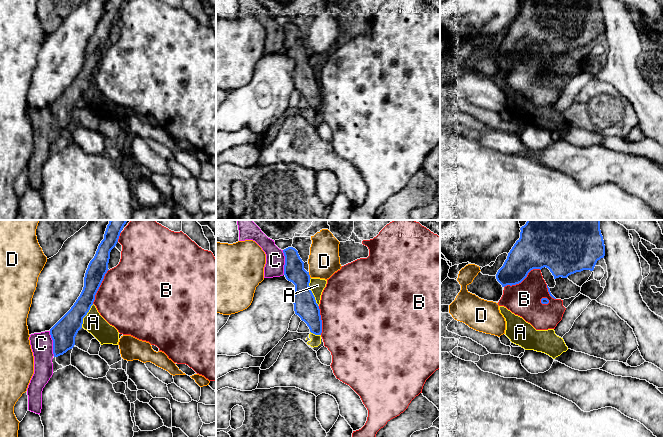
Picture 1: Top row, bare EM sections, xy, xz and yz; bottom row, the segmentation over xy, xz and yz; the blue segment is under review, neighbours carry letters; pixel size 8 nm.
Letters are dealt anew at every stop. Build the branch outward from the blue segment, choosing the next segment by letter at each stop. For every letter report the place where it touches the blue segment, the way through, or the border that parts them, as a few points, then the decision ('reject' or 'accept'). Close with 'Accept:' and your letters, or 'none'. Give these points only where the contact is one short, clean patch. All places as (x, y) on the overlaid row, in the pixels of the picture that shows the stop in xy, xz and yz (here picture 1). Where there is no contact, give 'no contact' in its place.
A: meets blue in xz at (311, 292); border along xz (310, 278), (310, 290), (318, 306); reject
B: meets blue in yz at (522, 280); reject
C: meets blue in xy at (53, 343); reject
D: meets blue in xz at (309, 275); reject
Accept: none

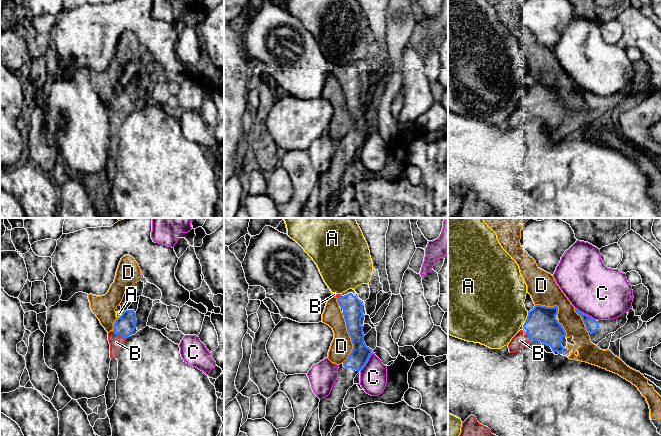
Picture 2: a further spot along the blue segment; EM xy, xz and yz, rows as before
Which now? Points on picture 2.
A: meets blue in yz at (527, 317); reject
B: meets blue in xy at (119, 335); accept
C: meets blue in yz at (585, 314); reject
D: meets blue in xz at (351, 340); reject
Accept: B

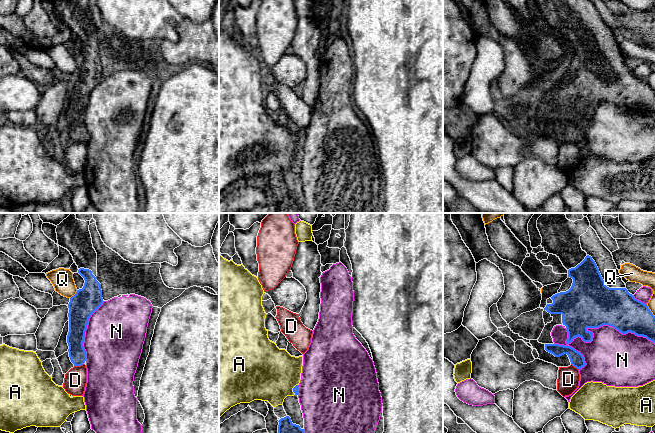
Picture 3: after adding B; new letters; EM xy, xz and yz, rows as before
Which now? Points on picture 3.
A: meets blue in xz at (293, 389); reject
D: meets blue in xy at (78, 365); reject
N: meets blue in yz at (596, 327); reject
Q: meets blue in yz at (649, 310); reject
Accept: none

